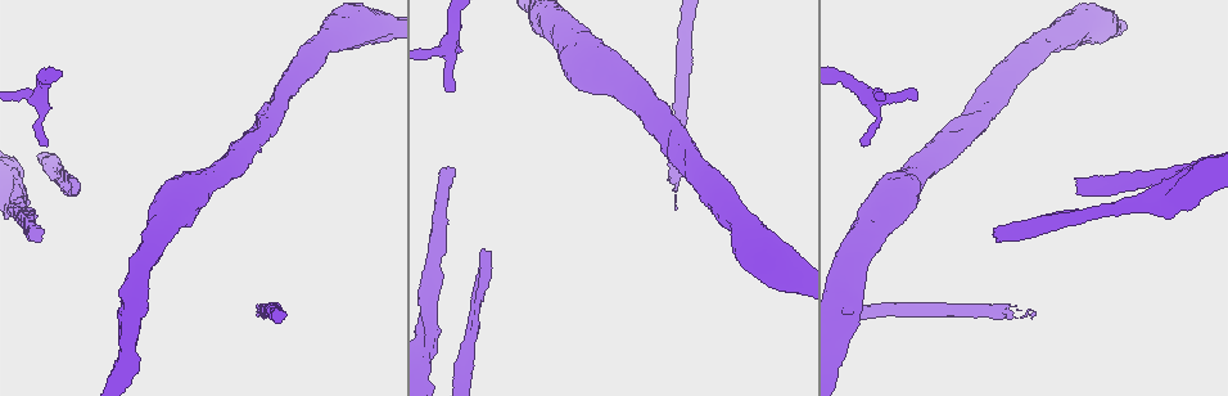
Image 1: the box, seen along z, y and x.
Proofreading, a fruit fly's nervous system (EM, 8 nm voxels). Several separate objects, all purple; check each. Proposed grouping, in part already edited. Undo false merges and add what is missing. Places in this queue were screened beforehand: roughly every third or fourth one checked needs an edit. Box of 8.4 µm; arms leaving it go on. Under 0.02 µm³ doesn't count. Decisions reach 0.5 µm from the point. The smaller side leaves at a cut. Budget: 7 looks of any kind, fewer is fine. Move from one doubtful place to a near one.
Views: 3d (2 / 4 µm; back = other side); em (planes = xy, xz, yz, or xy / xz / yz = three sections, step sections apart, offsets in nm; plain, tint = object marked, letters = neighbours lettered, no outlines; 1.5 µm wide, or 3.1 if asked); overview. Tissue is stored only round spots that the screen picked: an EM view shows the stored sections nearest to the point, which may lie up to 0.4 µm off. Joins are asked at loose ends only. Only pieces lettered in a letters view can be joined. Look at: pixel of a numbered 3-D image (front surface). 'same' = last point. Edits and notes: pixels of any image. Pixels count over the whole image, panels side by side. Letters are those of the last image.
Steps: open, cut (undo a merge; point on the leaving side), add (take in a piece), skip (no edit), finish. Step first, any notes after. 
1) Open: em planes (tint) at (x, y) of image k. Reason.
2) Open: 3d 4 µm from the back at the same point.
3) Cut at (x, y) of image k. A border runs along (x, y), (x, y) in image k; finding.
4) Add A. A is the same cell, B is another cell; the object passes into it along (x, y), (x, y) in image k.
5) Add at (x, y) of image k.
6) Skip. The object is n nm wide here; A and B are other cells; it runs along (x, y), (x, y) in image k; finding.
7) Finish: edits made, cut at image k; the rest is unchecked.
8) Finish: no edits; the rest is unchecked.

Open: 3d 4 µm at (1009, 313) of image 1. An open end.

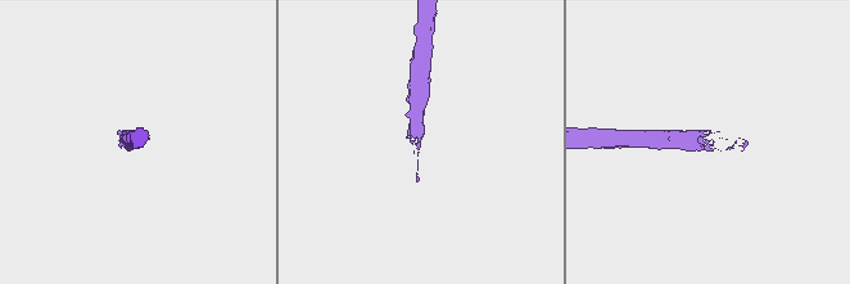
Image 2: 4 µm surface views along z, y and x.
Open: em xy step 8 (letters) at (418, 147) of image 2.

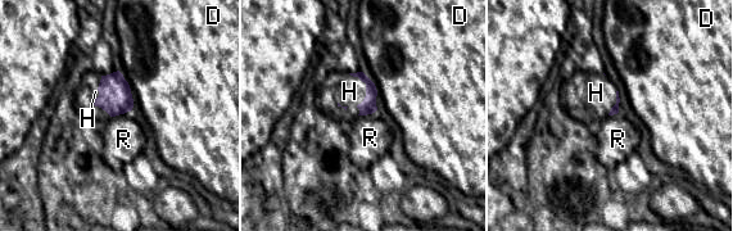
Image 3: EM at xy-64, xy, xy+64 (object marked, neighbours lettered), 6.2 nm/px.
Open: em yz step 8 (letters) at the same point. Cut it another way.

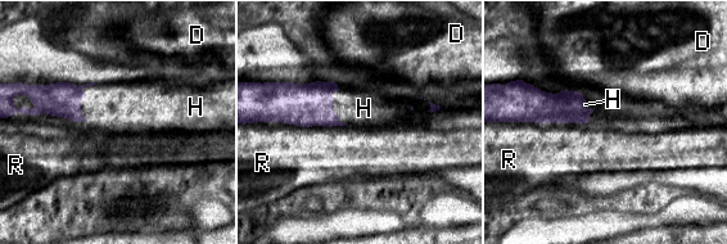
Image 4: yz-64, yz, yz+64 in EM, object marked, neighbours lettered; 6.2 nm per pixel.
Add H. H is the same cell, D and R are other cells; it goes on there.

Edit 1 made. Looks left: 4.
Open: 3d 2 µm at (47, 147) of image 1.

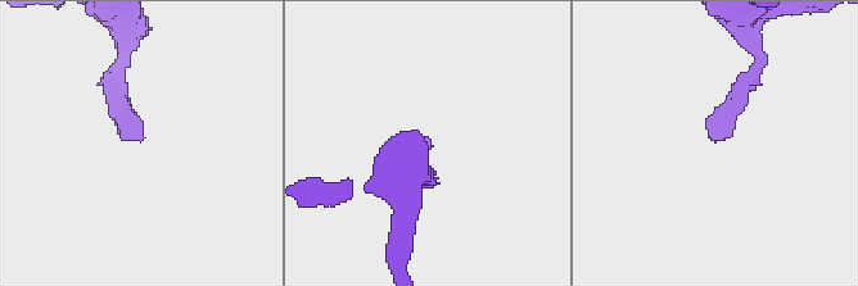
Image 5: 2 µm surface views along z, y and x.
Open: em xz step 4 (letters) at (141, 139) of image 5. Shape alone is not enough.

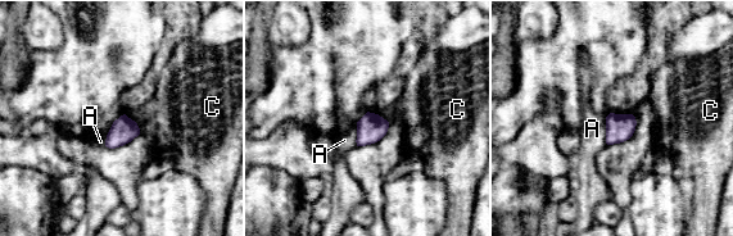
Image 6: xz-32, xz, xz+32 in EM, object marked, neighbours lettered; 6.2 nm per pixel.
Open: em planes (letters) at the same point. Cut it another way.

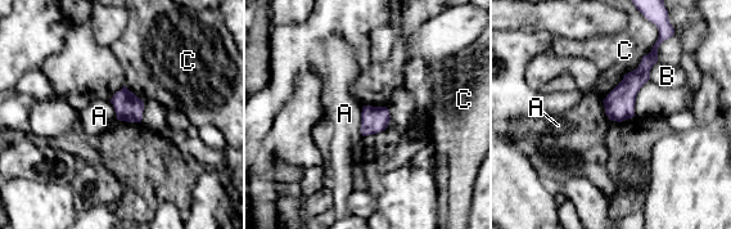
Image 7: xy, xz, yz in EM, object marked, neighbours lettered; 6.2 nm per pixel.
Skip. A, B and C are other cells; a border runs along (655, 43), (641, 62), (625, 75) in image 7; none of them fits.

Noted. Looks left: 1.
Finish: edits made, add at image 4; the rest is unchecked.

